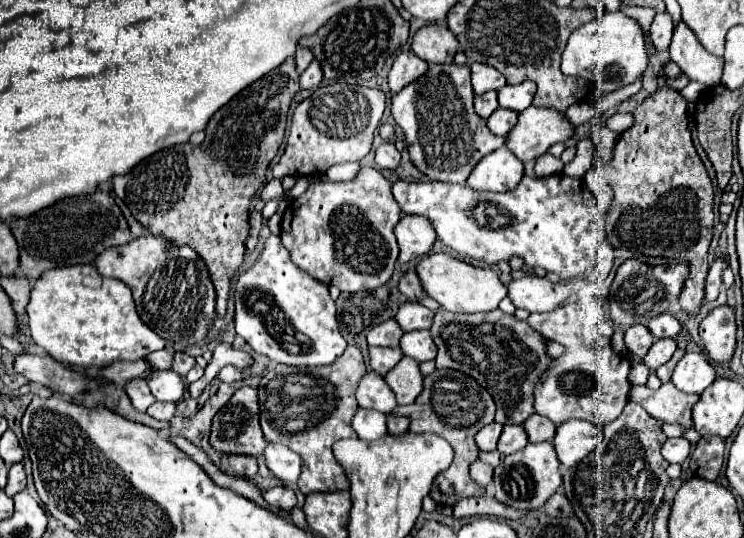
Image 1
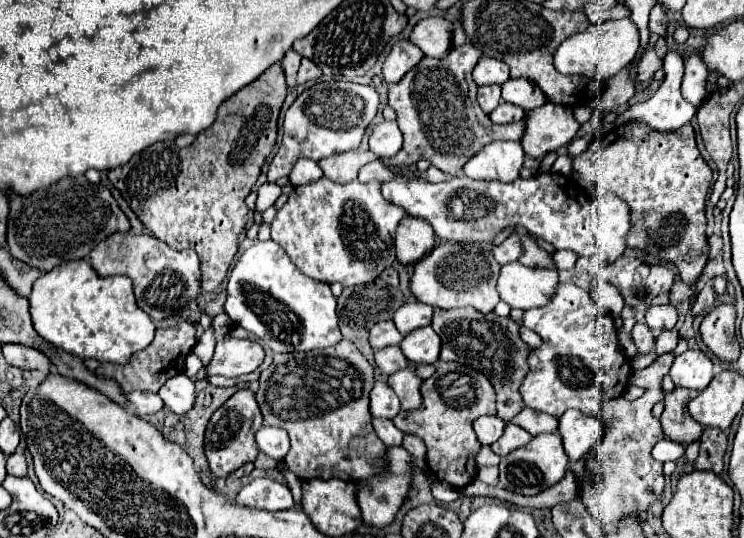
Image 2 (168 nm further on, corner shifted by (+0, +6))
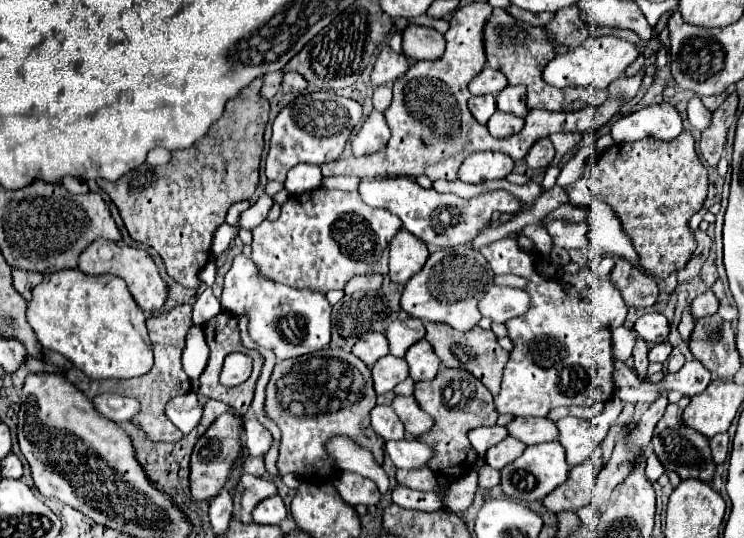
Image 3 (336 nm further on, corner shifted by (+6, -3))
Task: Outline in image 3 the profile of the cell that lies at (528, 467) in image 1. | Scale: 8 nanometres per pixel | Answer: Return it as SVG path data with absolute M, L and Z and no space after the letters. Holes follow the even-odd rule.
M558 441L540 443L540 445L534 445L534 447L526 447L526 451L516 461L512 461L510 465L506 465L500 471L502 473L500 485L502 485L502 491L510 499L516 499L516 501L522 501L522 503L540 501L550 491L554 491L556 487L560 487L568 479L568 471L570 471L570 467L566 463L562 445Z

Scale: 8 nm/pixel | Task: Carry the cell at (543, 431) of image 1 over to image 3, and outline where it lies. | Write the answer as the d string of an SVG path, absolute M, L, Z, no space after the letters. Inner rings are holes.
M514 417L506 425L506 429L514 439L518 439L526 445L546 443L546 441L554 441L558 437L556 423L550 419L542 419L542 417Z

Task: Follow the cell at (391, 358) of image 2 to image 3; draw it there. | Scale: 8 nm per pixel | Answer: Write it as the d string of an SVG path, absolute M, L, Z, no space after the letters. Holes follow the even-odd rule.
M386 355L376 361L372 367L372 379L374 379L374 389L378 395L388 393L394 385L404 381L408 377L408 365L406 359L398 359L392 355Z

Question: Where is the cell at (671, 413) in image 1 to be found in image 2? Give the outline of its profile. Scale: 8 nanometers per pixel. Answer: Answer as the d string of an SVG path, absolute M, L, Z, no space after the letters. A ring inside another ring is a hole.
M674 388L672 392L664 392L664 414L660 418L660 424L664 428L666 438L690 444L700 438L702 426L688 414L688 402L696 398L696 390L686 388Z

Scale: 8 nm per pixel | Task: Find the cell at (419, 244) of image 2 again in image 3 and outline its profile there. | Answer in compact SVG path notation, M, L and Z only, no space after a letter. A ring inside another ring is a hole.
M400 229L390 243L390 279L394 283L406 283L416 275L428 259L428 249L406 229Z

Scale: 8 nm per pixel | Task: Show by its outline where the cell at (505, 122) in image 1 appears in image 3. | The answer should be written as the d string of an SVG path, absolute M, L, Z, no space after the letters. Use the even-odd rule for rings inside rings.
M496 111L490 117L486 127L488 127L492 137L504 139L504 137L510 137L512 133L518 133L524 127L524 119L522 117L514 117L510 113L504 113L504 111Z

